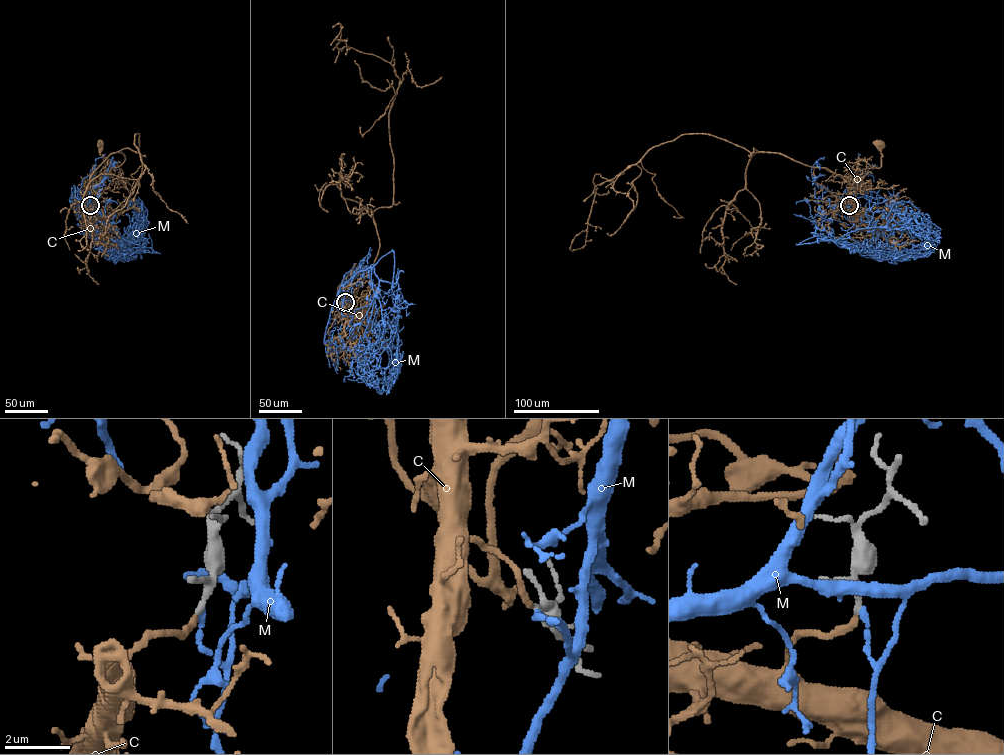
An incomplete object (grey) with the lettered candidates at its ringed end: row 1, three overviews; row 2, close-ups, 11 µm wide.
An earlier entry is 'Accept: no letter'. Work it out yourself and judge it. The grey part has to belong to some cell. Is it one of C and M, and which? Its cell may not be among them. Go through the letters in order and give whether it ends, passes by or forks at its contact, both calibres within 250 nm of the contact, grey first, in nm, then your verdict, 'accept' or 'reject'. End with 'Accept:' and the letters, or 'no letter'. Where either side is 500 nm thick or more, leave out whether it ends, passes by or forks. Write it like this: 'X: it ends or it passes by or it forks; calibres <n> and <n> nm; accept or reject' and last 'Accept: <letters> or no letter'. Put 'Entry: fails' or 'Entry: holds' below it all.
C: it ends; calibres 160 and 200 nm; accept
M: it ends; calibres 160 and 180 nm; reject
Accept: C
Entry: fails

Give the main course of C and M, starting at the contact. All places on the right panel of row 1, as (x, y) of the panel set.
C: (849, 205), (855, 209), (850, 189), (851, 175), (860, 170), (880, 166), (882, 155), (878, 144)
M: (849, 205), (822, 221), (815, 234), (886, 258), (932, 243), (940, 233), (934, 234), (937, 238), (931, 233)

